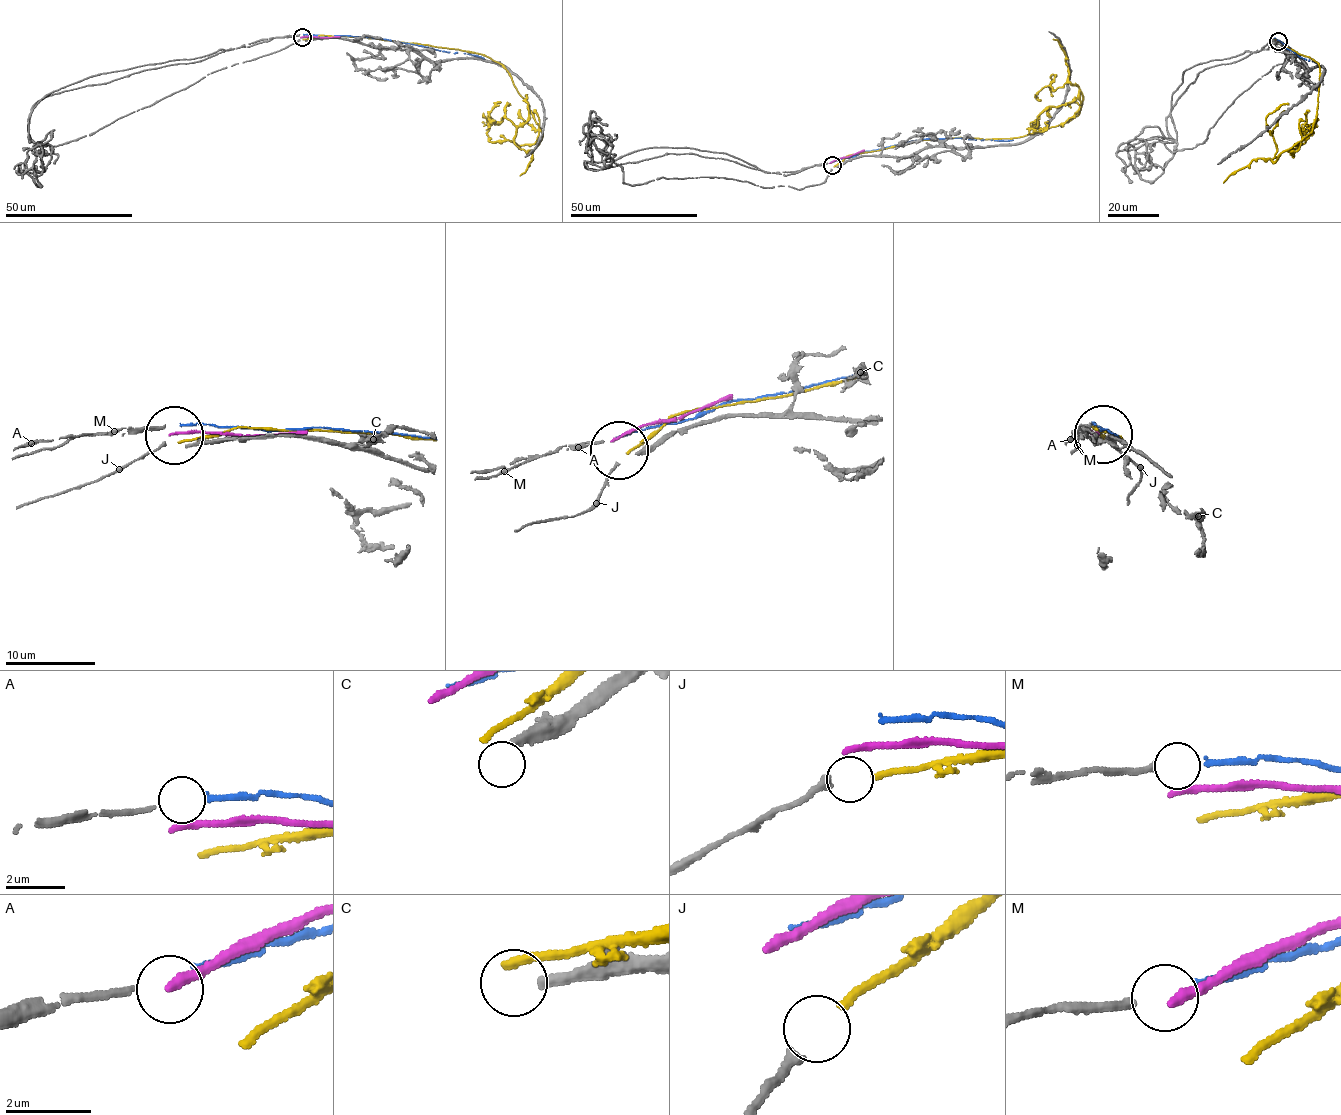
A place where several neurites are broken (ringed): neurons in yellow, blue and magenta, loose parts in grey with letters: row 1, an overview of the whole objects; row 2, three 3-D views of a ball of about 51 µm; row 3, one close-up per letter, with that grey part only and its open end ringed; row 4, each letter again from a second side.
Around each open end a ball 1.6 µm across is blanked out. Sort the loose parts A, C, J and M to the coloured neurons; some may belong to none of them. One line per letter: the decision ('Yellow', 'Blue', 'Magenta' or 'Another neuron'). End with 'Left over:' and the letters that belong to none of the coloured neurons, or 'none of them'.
A: Blue
C: Another neuron
J: Yellow
M: Another neuron
Left over: C, M

